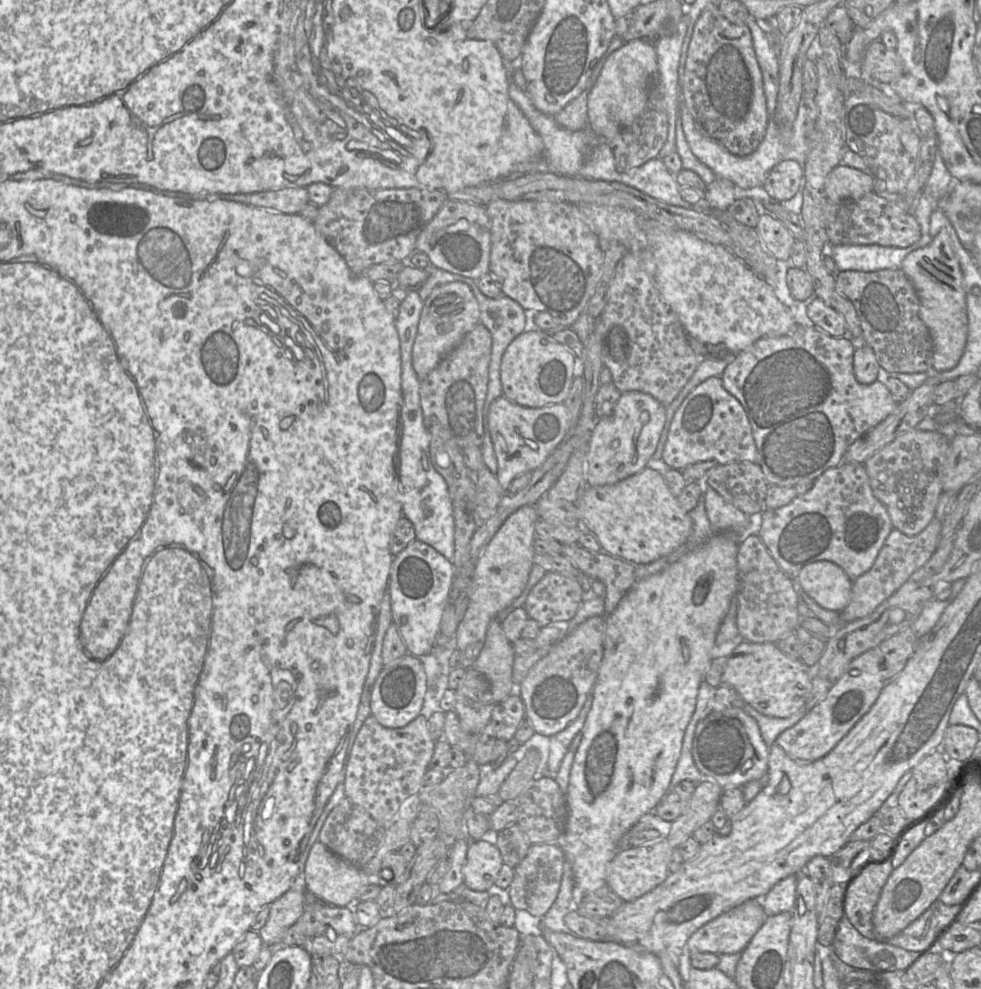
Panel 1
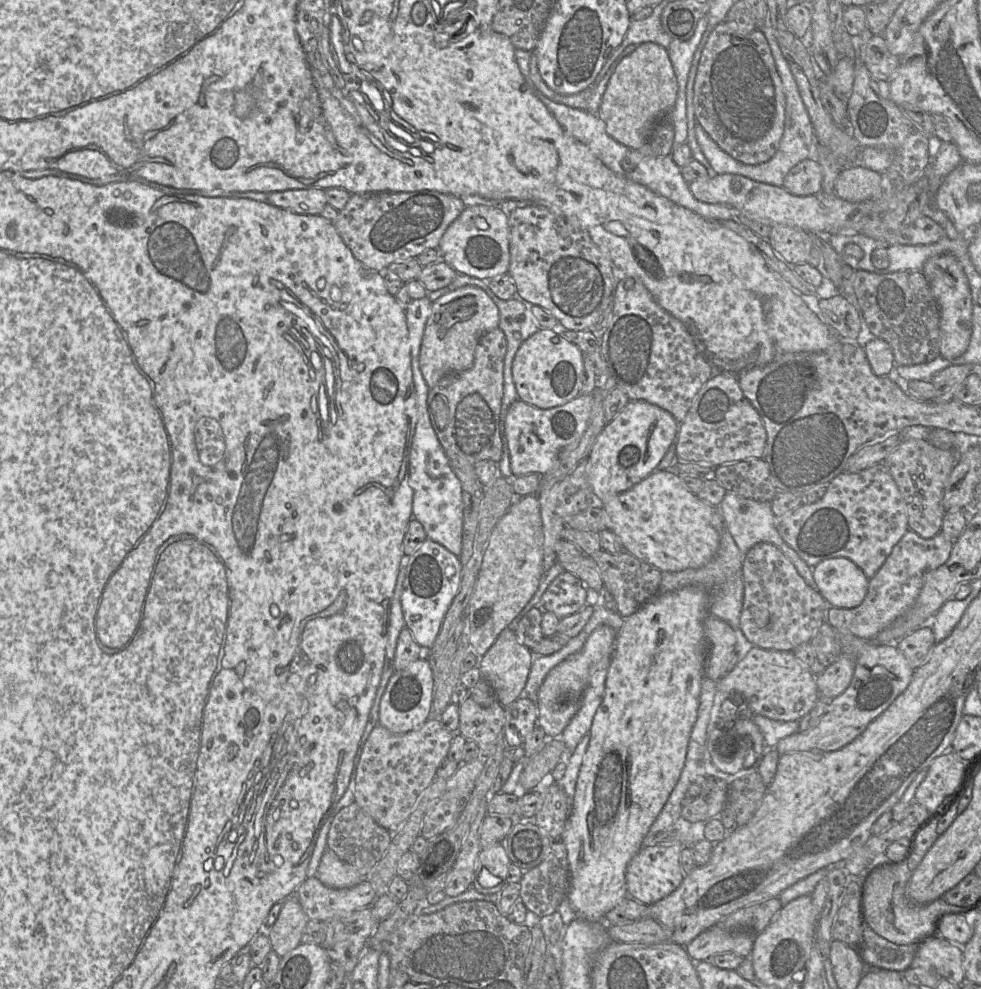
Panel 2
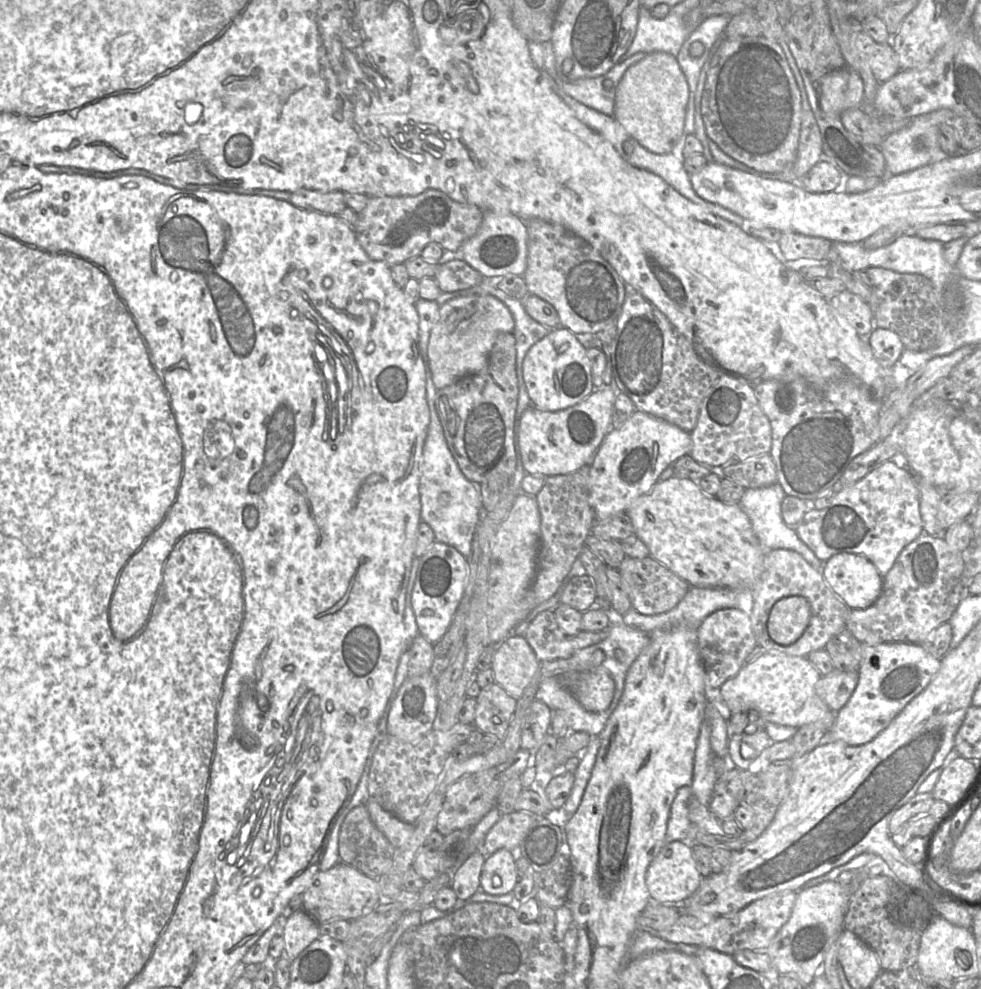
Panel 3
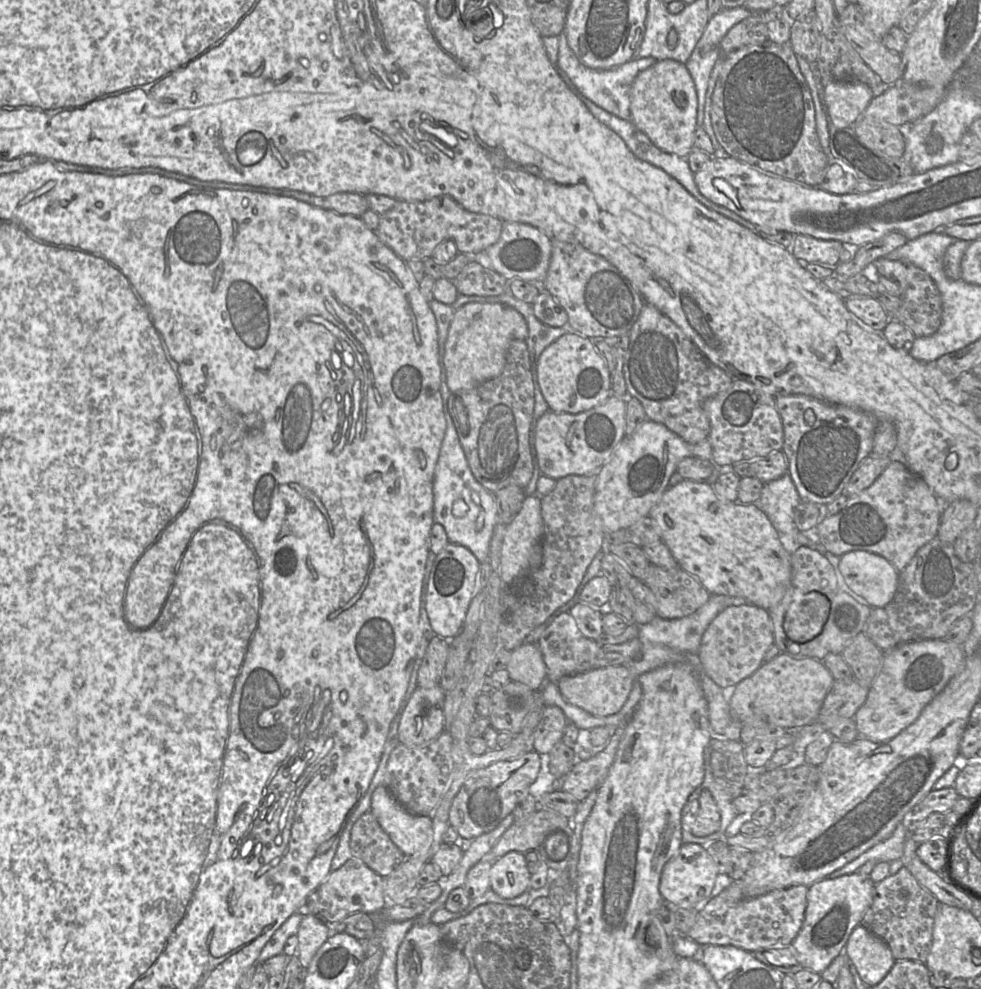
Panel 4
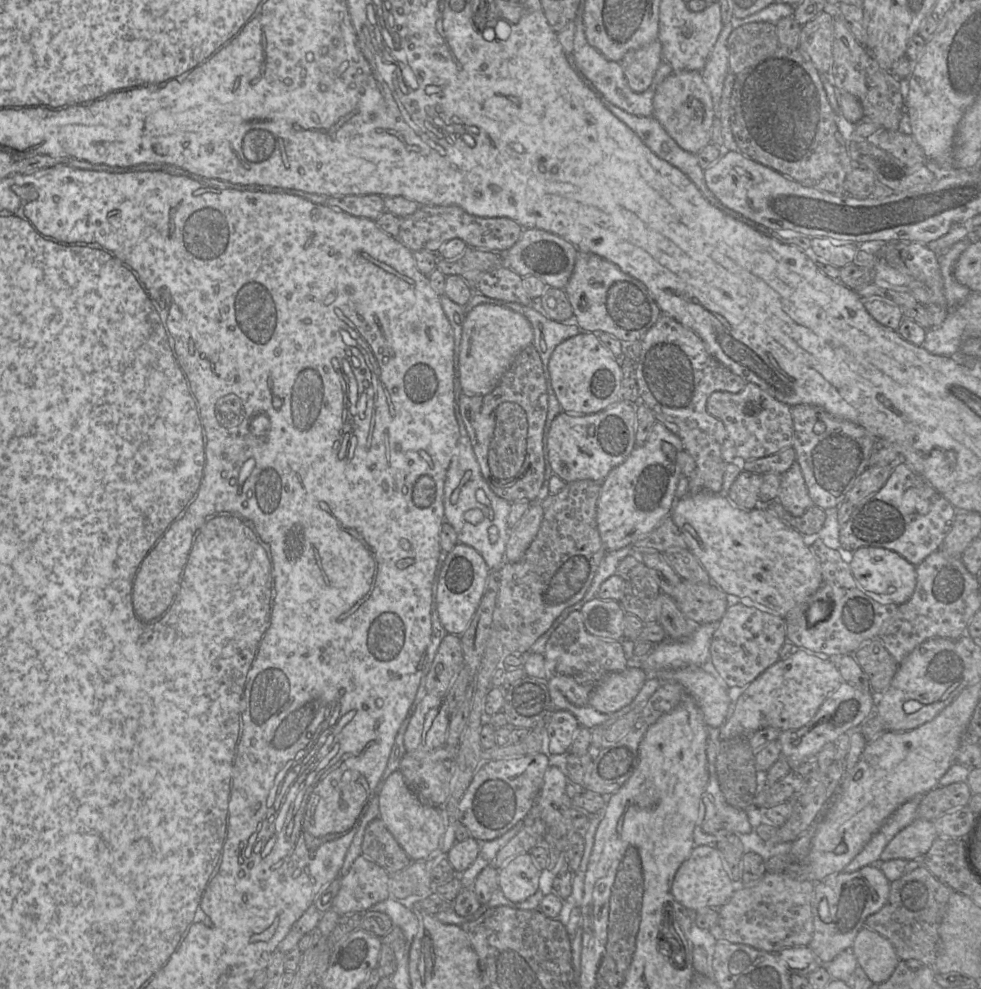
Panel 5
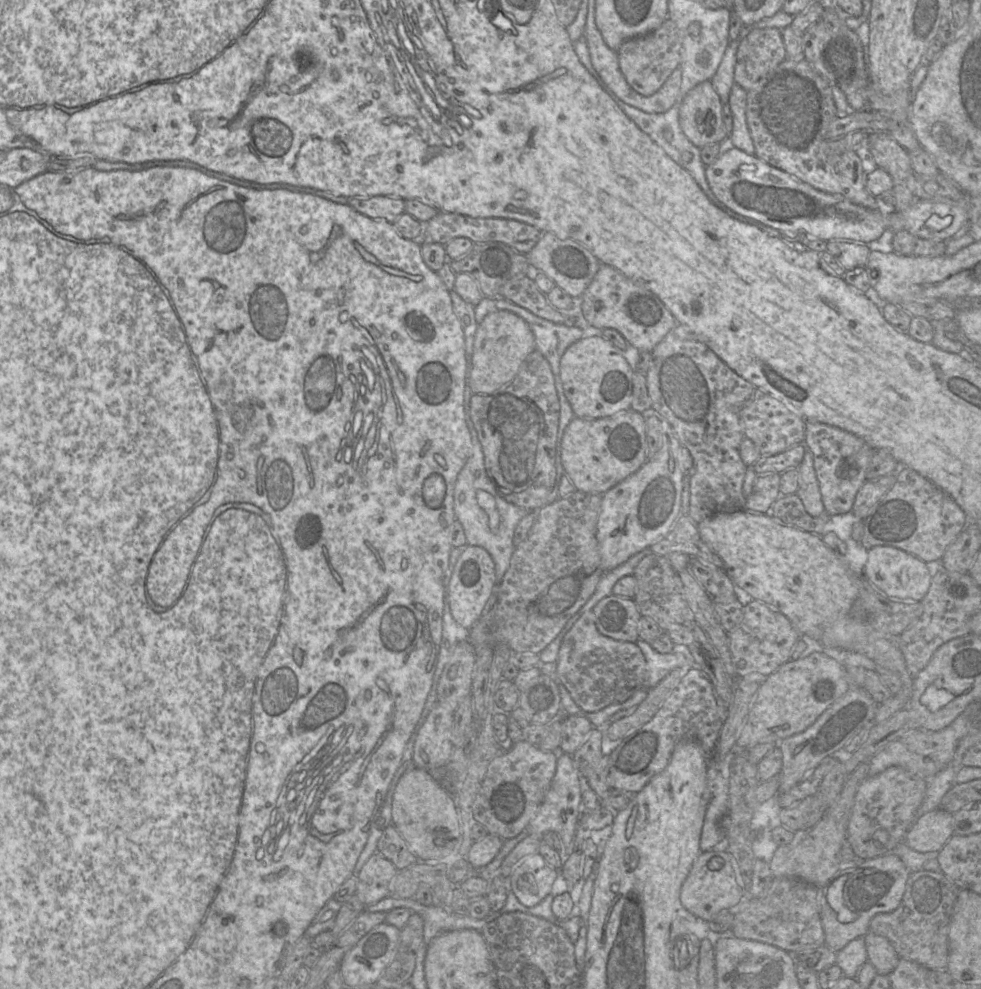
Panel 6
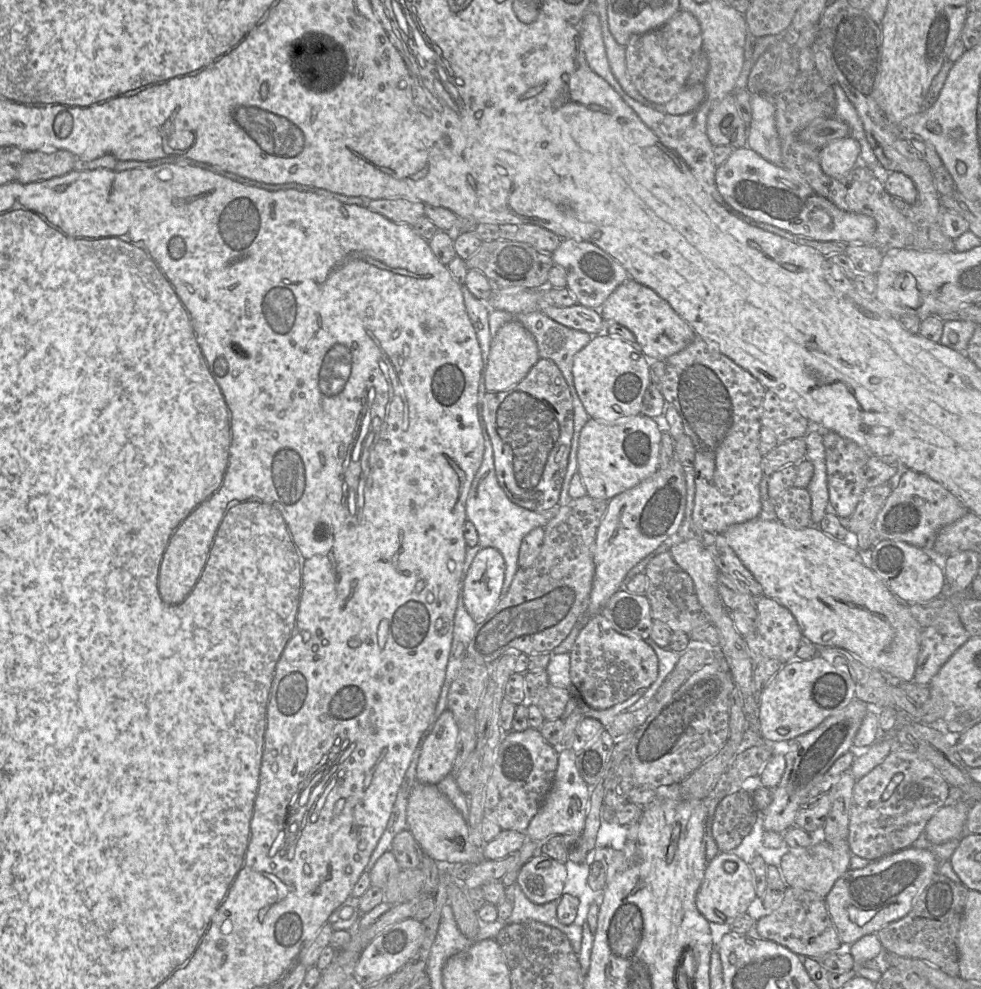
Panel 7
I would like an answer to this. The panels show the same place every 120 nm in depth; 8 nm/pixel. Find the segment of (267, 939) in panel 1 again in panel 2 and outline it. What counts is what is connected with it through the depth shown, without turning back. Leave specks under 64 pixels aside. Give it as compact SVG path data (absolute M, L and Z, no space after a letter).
M296 892L285 898L277 920L268 930L272 950L280 957L301 944L303 930L310 920L299 903Z

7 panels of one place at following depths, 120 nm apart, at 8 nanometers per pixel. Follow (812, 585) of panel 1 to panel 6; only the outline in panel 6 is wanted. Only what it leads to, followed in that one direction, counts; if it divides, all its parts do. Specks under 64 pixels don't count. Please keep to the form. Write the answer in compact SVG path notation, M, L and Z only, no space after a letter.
M875 546L868 550L864 576L888 598L899 603L920 602L929 590L932 575L925 562L892 546Z

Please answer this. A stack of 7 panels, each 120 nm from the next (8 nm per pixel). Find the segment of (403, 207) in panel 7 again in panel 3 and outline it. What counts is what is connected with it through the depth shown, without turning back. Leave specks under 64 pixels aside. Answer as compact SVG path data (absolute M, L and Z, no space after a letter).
M300 189L292 192L288 201L301 209L337 216L347 207L343 191Z

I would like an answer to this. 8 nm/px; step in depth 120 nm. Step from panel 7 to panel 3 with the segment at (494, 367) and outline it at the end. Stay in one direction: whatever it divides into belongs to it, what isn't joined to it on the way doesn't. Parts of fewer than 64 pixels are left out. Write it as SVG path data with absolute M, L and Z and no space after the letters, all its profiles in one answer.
M489 295L457 297L442 304L439 319L431 330L427 346L426 380L428 375L439 390L466 376L481 373L487 368L489 354L498 334L512 333L514 326L515 322L509 309L501 301Z

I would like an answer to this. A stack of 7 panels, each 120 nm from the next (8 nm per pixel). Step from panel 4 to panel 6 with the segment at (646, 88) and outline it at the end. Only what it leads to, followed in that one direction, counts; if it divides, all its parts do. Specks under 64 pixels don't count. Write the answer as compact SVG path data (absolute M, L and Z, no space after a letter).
M704 81L690 90L679 106L679 124L696 147L727 141L723 106L711 81Z

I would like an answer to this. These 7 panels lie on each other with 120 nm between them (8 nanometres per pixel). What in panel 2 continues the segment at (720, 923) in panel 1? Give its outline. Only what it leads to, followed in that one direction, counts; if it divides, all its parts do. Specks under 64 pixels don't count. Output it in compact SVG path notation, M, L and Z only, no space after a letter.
M716 924L697 935L685 948L693 961L706 960L714 954L724 952L749 958L754 936L750 931L728 931Z

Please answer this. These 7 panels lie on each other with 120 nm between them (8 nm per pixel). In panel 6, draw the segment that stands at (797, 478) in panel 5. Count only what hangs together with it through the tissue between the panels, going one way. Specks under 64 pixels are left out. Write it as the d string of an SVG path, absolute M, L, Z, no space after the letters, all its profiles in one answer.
M806 449L804 457L797 467L799 480L795 494L802 501L805 510L812 517L818 517L825 511L820 493L819 483L816 477L813 456Z

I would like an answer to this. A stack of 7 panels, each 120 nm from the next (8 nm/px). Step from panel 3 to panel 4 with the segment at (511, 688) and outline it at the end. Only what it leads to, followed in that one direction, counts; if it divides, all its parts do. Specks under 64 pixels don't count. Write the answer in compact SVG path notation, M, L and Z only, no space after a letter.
M525 642L512 650L505 669L511 681L523 683L534 691L539 691L547 681L547 668L537 644Z

